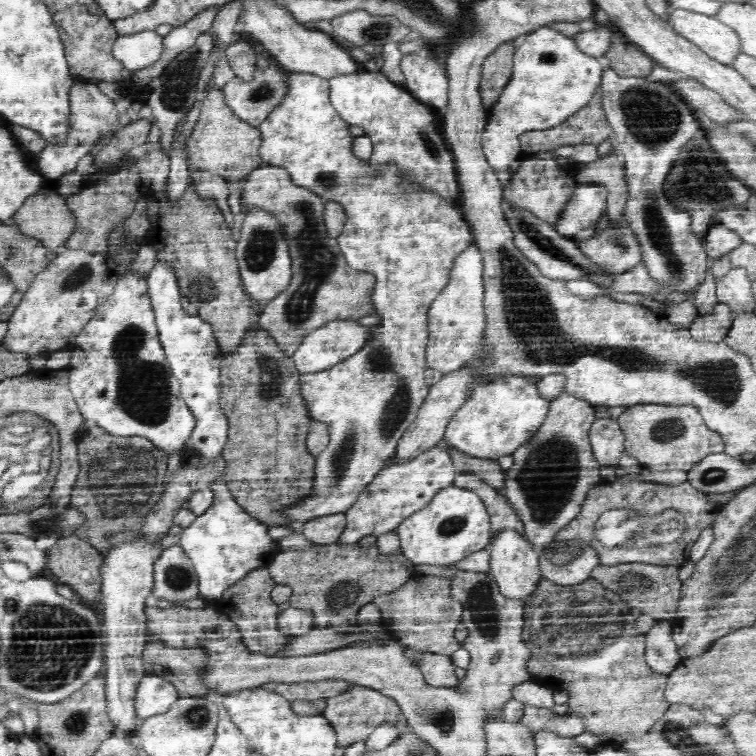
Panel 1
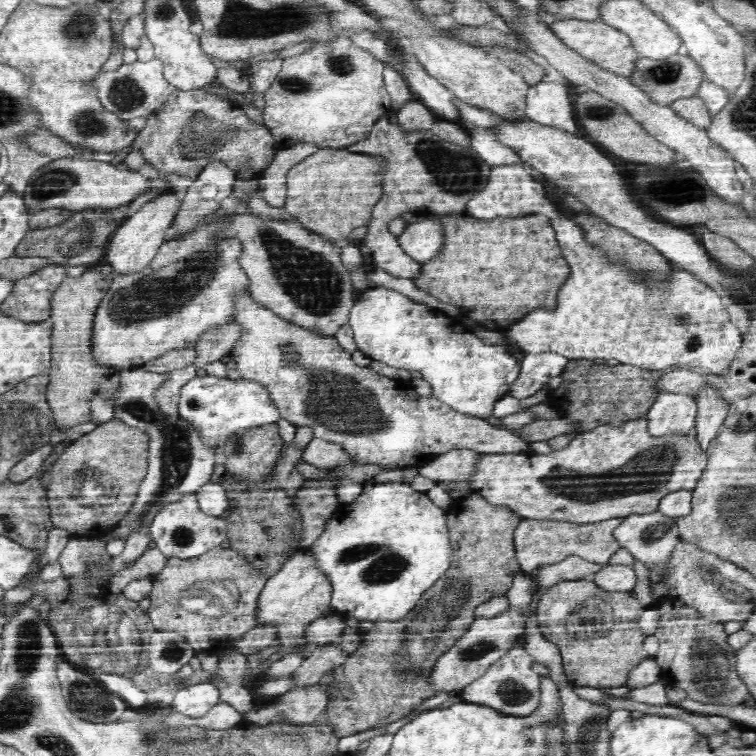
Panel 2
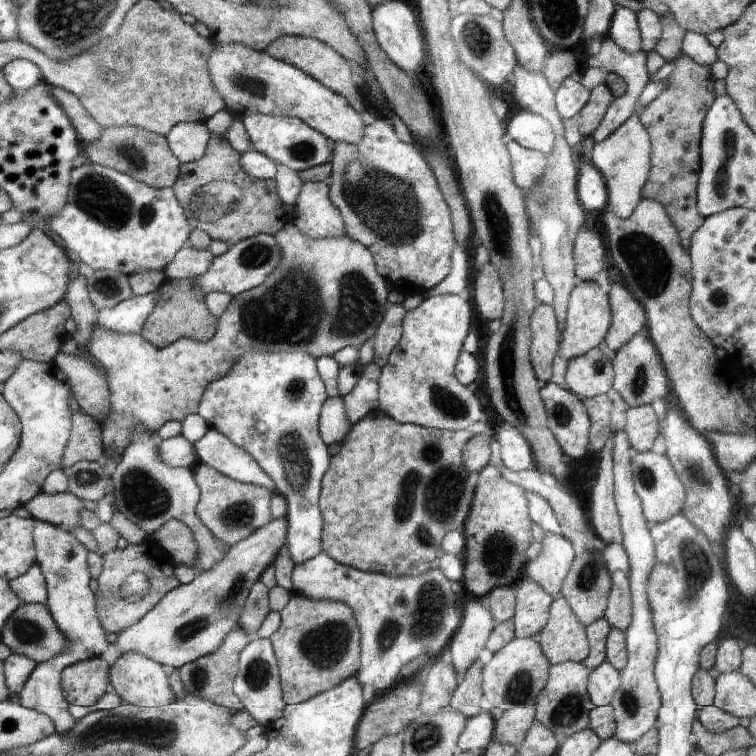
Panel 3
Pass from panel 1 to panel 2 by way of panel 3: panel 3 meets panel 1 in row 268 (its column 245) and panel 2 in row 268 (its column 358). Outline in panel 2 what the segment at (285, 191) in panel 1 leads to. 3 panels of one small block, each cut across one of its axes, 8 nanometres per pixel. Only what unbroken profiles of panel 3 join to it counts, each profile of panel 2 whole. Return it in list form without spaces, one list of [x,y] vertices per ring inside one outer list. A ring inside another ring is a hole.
[[[236,214],[228,226],[222,224],[220,239],[237,240],[241,244],[242,251],[237,262],[249,279],[251,296],[284,320],[304,328],[316,328],[316,332],[324,332],[324,337],[334,338],[338,328],[349,322],[349,312],[355,305],[352,294],[356,290],[351,282],[350,271],[340,259],[342,243],[335,245],[332,240],[304,229],[298,222],[266,222],[252,214]]]

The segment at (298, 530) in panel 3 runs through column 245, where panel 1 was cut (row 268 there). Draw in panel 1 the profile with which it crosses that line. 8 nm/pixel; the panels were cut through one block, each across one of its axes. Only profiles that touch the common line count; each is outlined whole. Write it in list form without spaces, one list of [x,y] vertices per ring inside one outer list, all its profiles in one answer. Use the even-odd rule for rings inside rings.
[[[290,73],[285,78],[285,86],[286,92],[280,104],[268,113],[262,124],[257,125],[261,132],[261,162],[287,169],[297,185],[311,189],[322,197],[324,203],[338,201],[343,205],[347,220],[341,236],[336,240],[349,267],[358,272],[368,272],[376,278],[377,284],[371,297],[375,312],[381,317],[380,324],[374,326],[378,328],[378,334],[363,351],[323,371],[299,373],[301,393],[309,415],[314,421],[326,423],[329,432],[328,446],[315,456],[313,489],[307,497],[278,510],[282,518],[300,528],[313,518],[345,513],[374,480],[377,472],[396,454],[399,440],[416,418],[429,393],[430,386],[424,379],[429,367],[425,359],[425,346],[429,338],[429,304],[448,285],[453,260],[466,246],[474,244],[474,240],[459,203],[445,203],[441,196],[421,190],[416,183],[406,182],[396,170],[387,169],[382,174],[371,174],[369,161],[354,156],[352,145],[355,137],[348,132],[350,124],[331,105],[327,77]]]

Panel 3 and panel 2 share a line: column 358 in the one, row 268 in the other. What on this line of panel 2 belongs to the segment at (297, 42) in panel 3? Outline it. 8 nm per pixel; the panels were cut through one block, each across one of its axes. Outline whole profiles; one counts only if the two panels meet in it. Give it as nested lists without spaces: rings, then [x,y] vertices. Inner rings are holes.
[[[105,259],[98,262],[96,268],[84,272],[80,278],[65,278],[53,290],[49,298],[52,307],[50,317],[53,320],[51,330],[51,365],[47,386],[47,403],[52,409],[54,425],[60,430],[74,428],[92,420],[90,400],[96,394],[110,398],[120,387],[121,370],[114,367],[100,366],[93,362],[90,342],[92,341],[93,317],[105,293],[115,280],[116,275]]]

